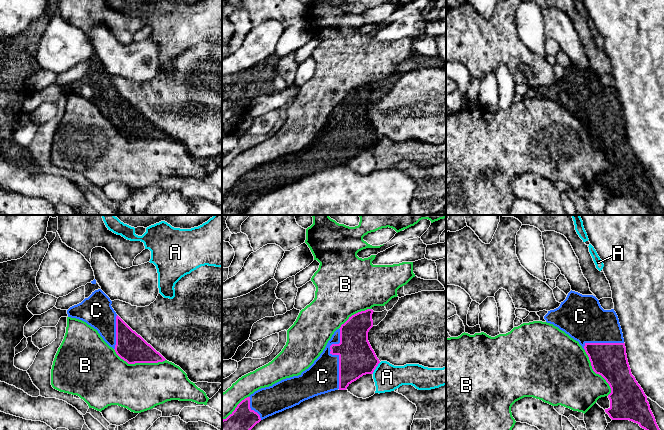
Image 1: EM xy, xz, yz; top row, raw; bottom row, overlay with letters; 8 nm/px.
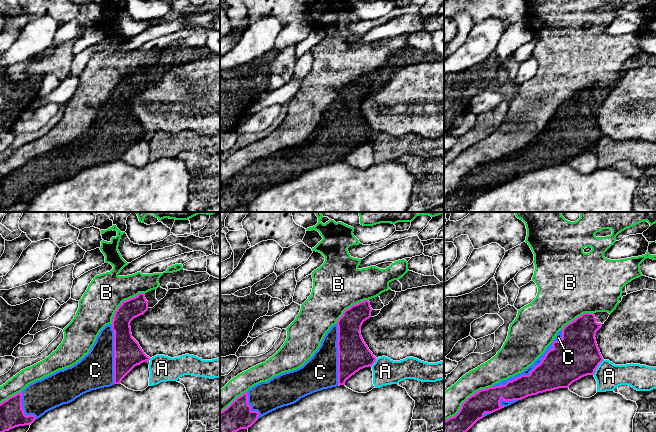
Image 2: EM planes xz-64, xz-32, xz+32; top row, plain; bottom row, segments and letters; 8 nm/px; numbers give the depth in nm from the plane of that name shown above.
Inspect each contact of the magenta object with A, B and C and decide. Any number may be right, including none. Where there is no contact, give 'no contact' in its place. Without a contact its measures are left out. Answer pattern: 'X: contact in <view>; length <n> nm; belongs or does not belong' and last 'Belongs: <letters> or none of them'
A: contact in xz; length 120 nm; does not belong
B: contact in xy; length 440 nm; does not belong
C: contact in xz; length 480 nm; belongs
Belongs: C

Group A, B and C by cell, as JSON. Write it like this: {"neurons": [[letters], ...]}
{"neurons": [["A"], ["B"], ["C"]]}

